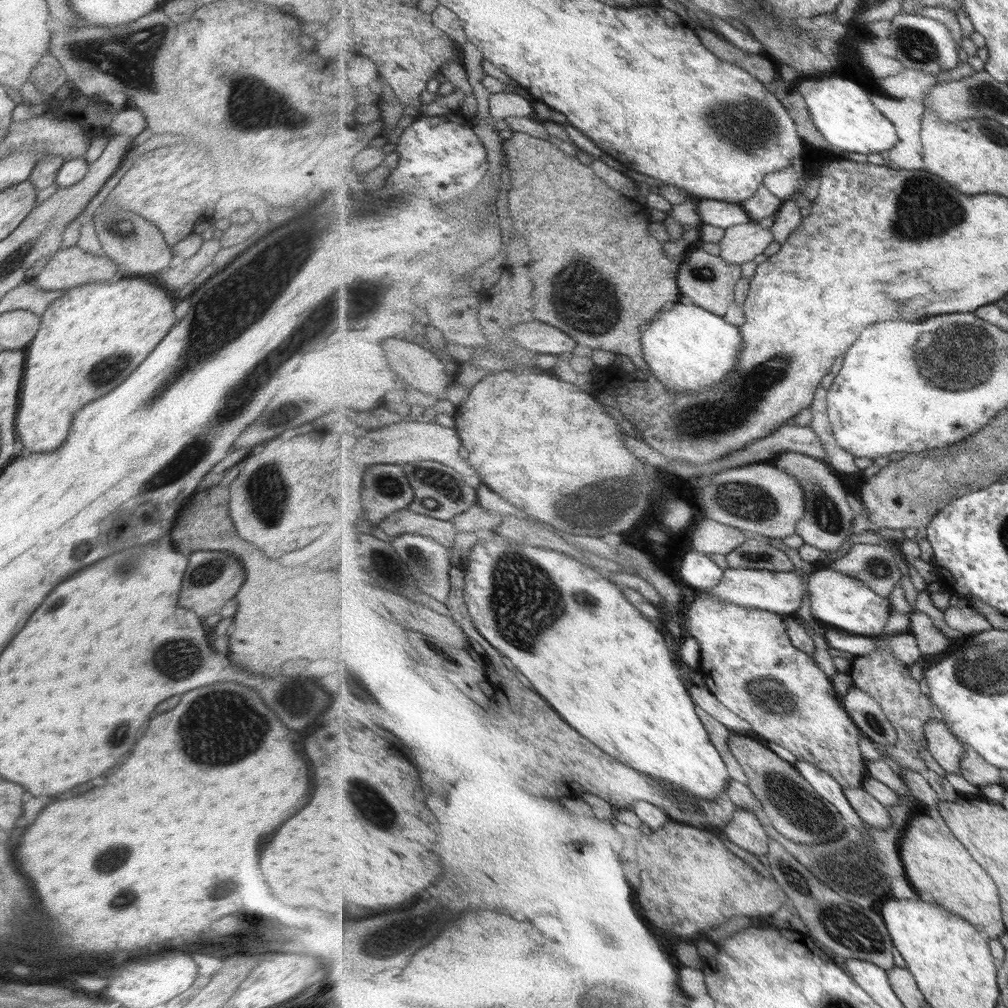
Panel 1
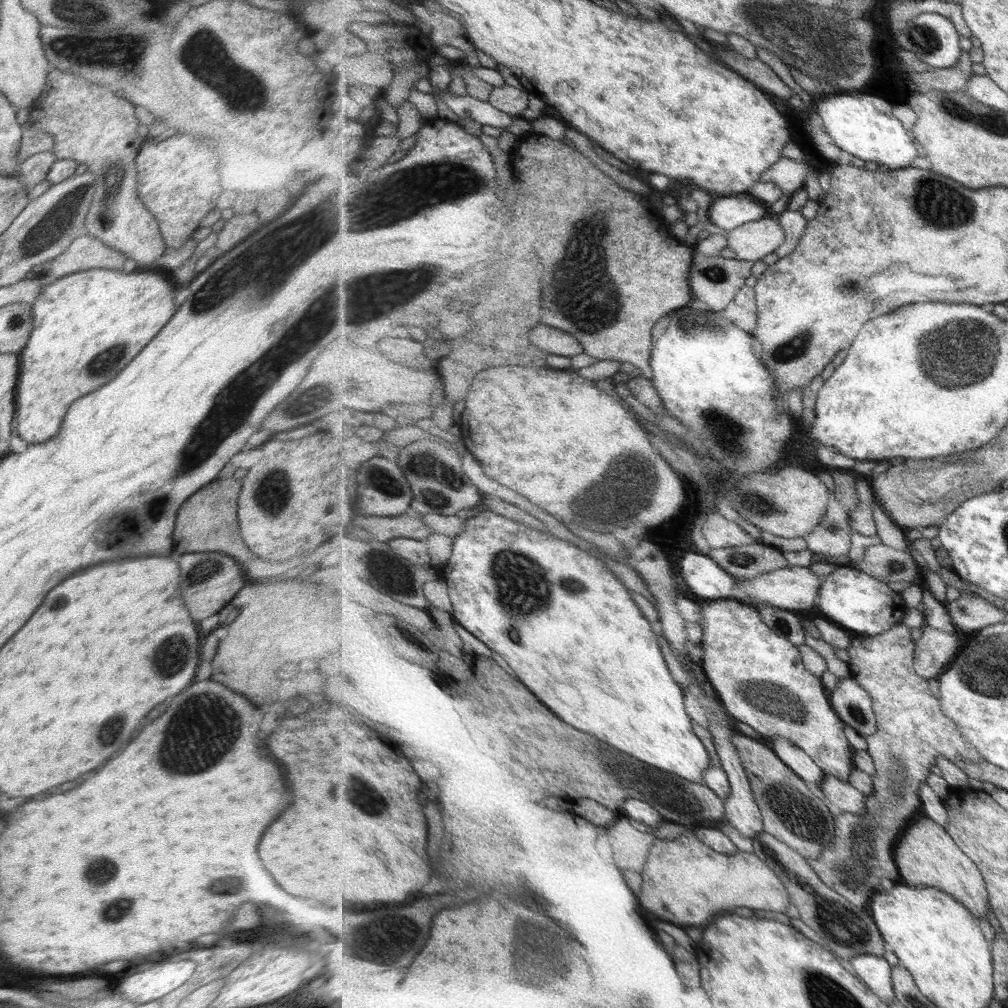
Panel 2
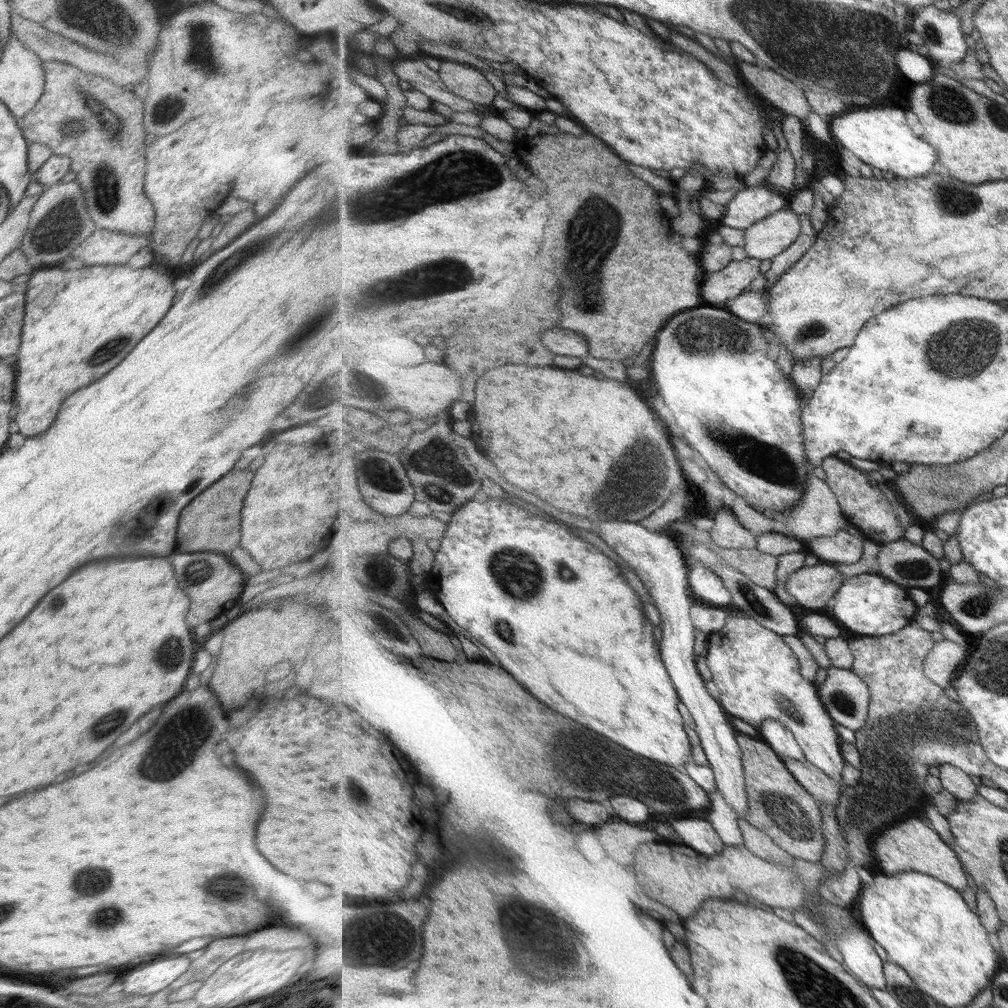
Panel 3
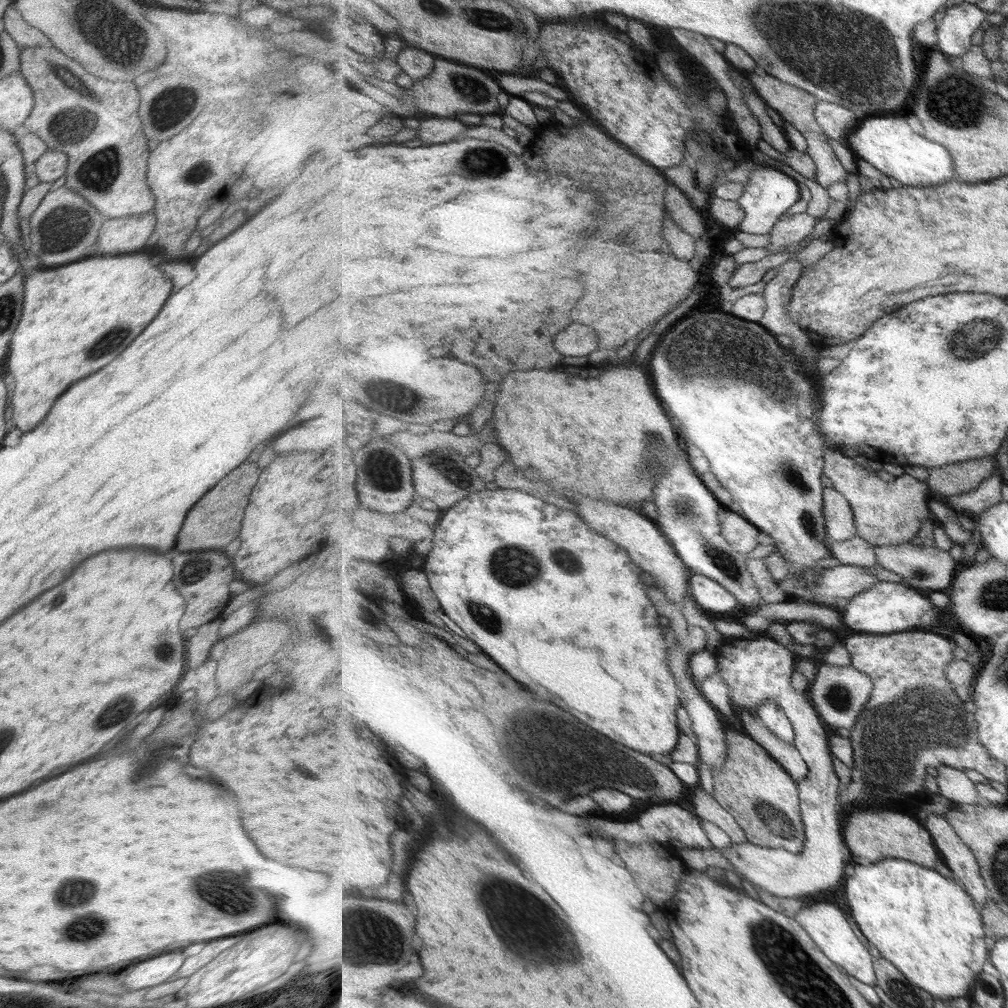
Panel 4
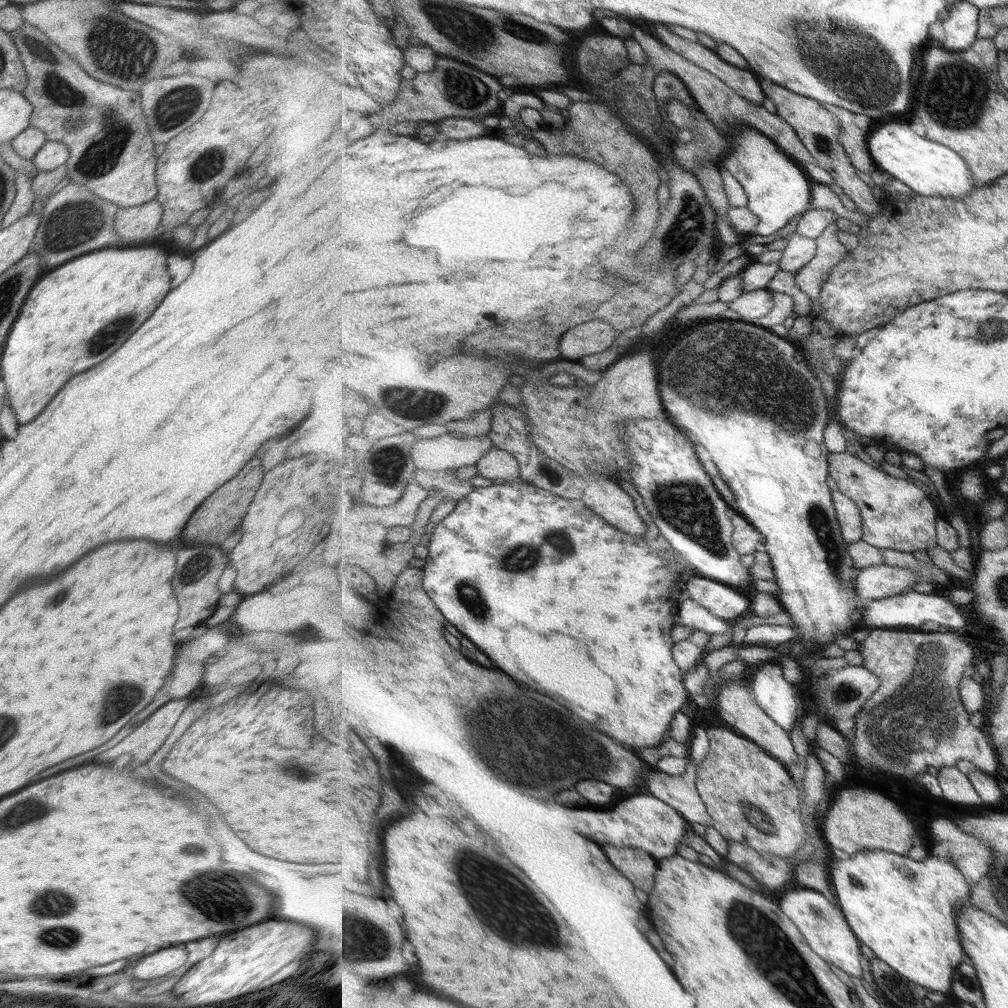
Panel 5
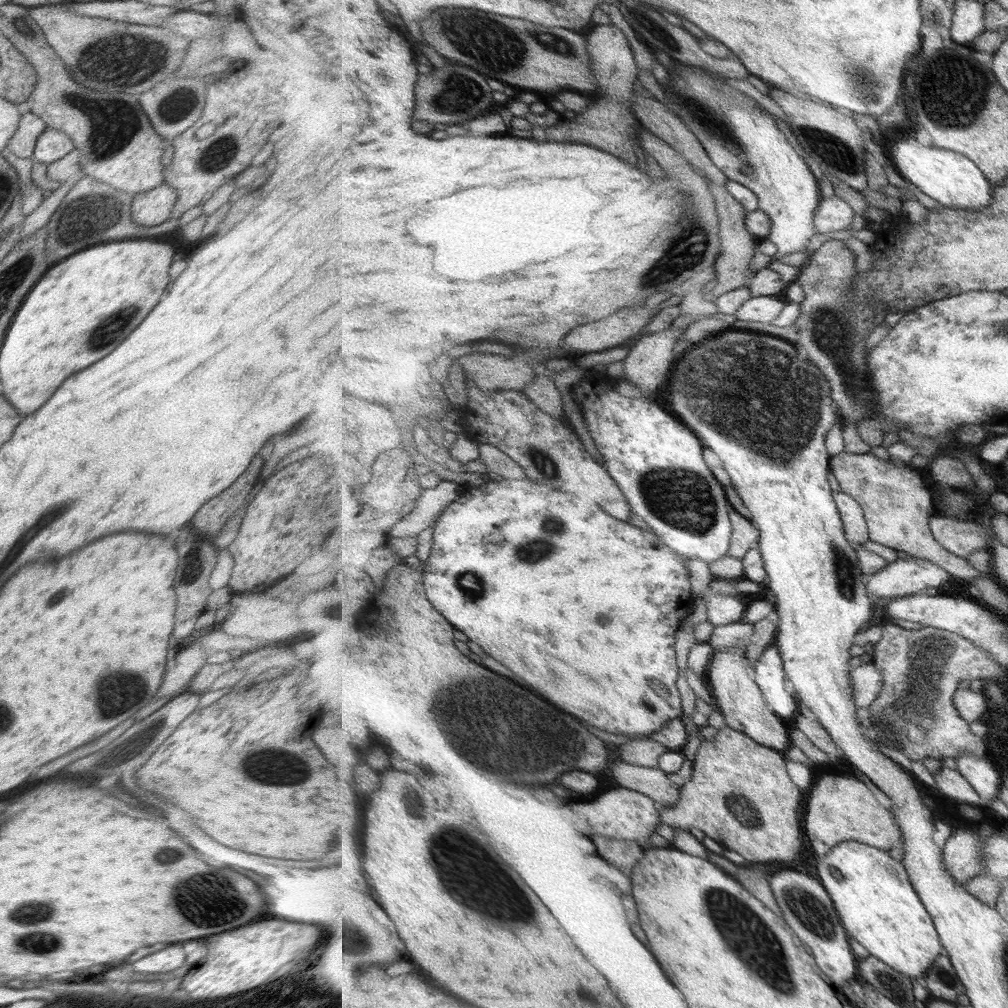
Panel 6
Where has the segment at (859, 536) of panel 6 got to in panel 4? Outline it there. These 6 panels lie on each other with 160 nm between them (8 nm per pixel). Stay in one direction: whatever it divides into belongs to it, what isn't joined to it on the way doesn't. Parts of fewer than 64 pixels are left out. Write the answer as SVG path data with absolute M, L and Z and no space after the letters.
M835 487L826 488L824 509L829 540L845 542L858 536L856 514L853 512L852 504L841 491Z

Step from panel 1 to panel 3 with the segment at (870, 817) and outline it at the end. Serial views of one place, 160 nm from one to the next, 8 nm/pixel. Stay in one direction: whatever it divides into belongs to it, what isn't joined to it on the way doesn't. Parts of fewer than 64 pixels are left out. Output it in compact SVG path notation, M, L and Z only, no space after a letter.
M782 756L785 766L791 771L791 774L805 787L820 804L829 804L832 807L839 804L839 795L841 794L840 782L835 782L823 770L817 768L808 759L789 758Z

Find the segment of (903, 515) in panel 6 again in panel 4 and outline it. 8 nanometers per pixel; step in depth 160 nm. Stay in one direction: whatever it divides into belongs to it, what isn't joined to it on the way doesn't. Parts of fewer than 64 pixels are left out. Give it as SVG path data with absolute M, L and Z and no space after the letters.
M841 450L826 451L824 459L826 462L824 475L831 480L832 486L841 491L841 494L844 494L845 498L848 498L848 501L852 504L853 512L856 514L858 536L869 542L869 544L875 547L882 547L897 546L911 542L913 538L917 538L925 522L930 520L932 510L928 502L931 496L929 495L930 488L927 483L906 474L897 477L897 480L893 482L887 482L882 480L877 474L871 474L869 470L859 466L855 460L844 455Z

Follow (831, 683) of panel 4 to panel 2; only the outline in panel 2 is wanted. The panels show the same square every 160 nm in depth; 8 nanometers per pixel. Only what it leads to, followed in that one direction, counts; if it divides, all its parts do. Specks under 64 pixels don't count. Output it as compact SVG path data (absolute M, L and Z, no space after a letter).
M853 676L841 679L837 690L829 696L837 715L861 737L866 739L877 732L872 697Z

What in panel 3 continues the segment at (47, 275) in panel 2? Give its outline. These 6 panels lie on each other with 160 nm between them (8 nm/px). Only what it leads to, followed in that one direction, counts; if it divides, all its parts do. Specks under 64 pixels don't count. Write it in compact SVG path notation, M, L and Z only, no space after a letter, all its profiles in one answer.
M96 229L82 244L78 244L72 252L69 252L69 259L79 260L83 266L125 265L139 248L148 244L150 244L150 235L119 234L113 230Z

